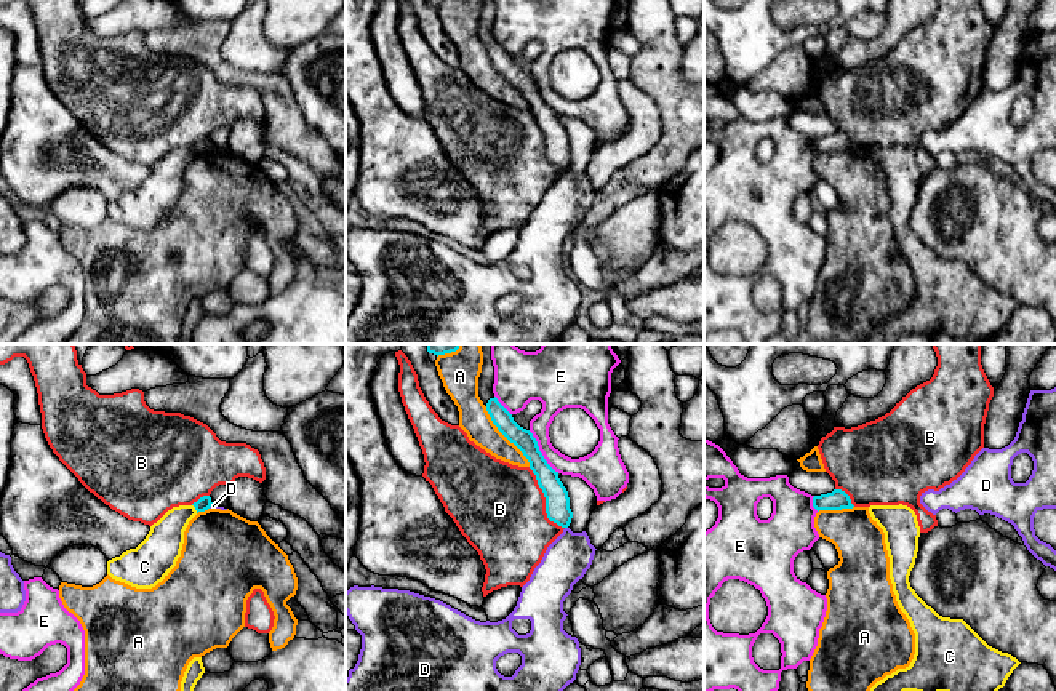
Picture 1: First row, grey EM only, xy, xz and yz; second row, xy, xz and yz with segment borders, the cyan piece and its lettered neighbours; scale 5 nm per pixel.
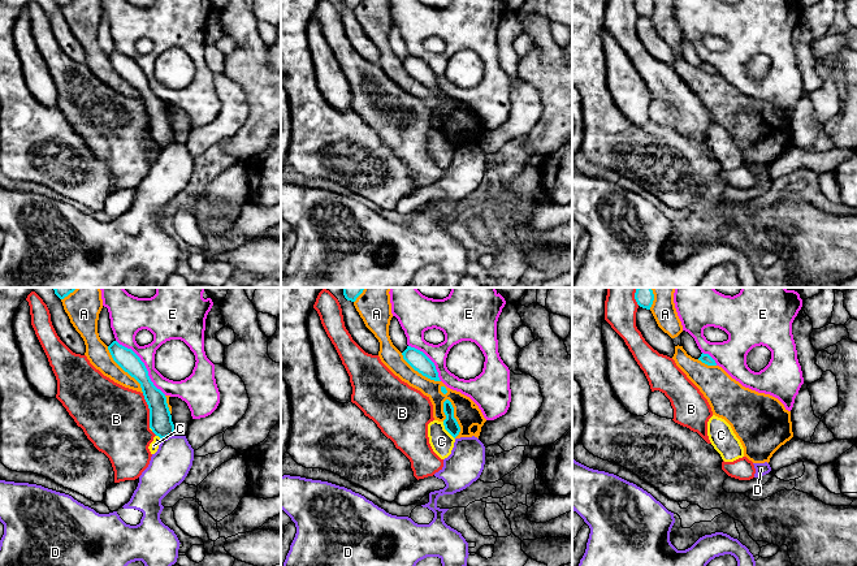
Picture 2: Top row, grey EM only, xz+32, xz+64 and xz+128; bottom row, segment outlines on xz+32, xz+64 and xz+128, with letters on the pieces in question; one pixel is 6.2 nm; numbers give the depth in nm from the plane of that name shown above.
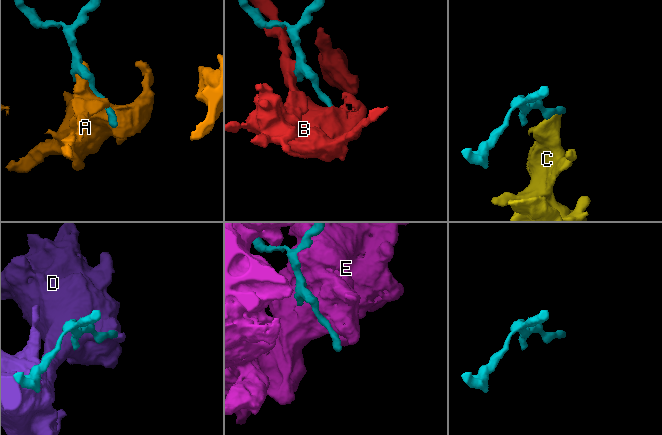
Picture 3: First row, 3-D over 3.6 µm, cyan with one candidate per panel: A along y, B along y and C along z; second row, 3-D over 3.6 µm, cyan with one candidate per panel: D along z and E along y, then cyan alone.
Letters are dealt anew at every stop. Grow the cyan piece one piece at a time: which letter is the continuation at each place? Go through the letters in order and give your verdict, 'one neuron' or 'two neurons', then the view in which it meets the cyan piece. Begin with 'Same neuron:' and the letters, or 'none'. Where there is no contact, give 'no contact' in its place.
Same neuron: none
A: two neurons | xz
B: two neurons | xz
C: two neurons | xy
D: two neurons | xy
E: two neurons | xz

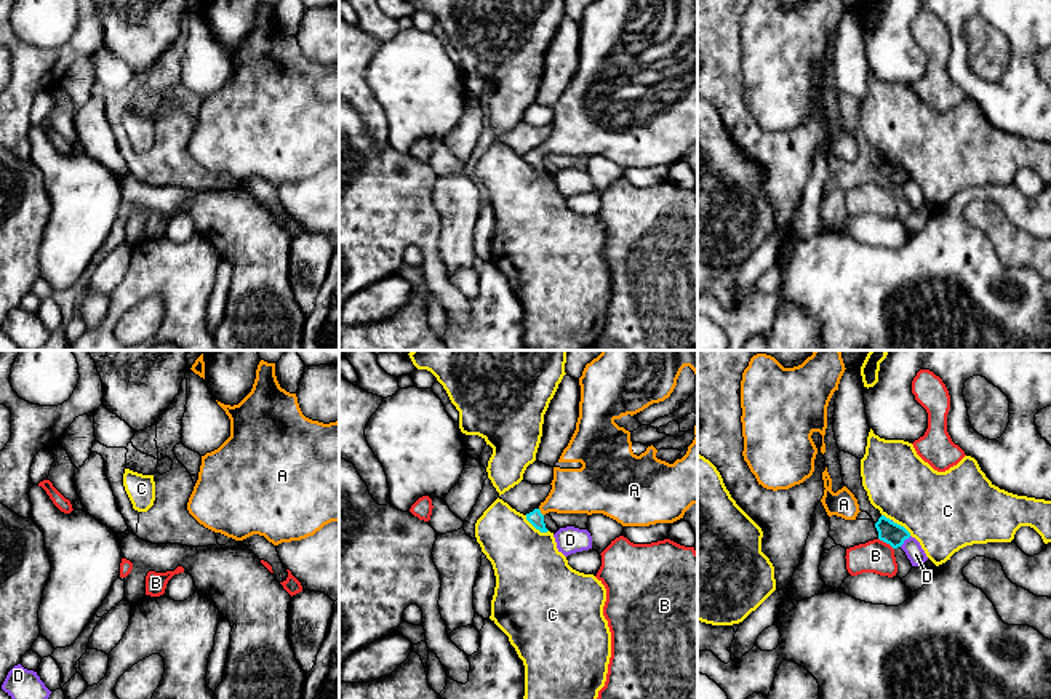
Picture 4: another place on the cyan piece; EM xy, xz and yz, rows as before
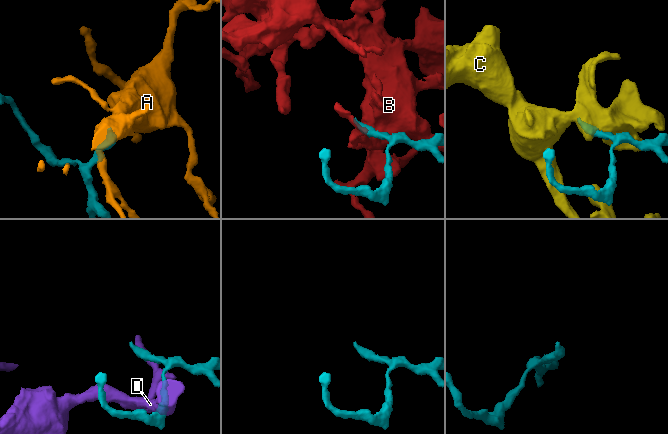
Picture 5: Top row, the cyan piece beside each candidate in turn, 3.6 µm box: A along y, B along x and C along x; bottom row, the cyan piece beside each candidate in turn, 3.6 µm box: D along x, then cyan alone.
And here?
Same neuron: A
A: one neuron | xz
B: two neurons | yz
C: two neurons | xz
D: two neurons | yz

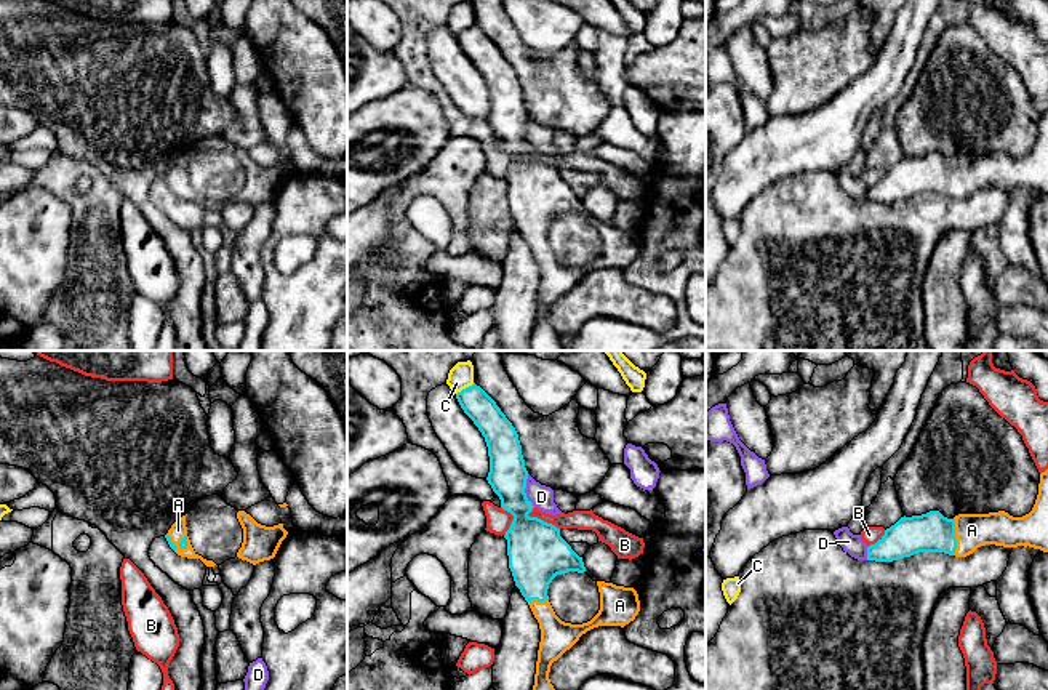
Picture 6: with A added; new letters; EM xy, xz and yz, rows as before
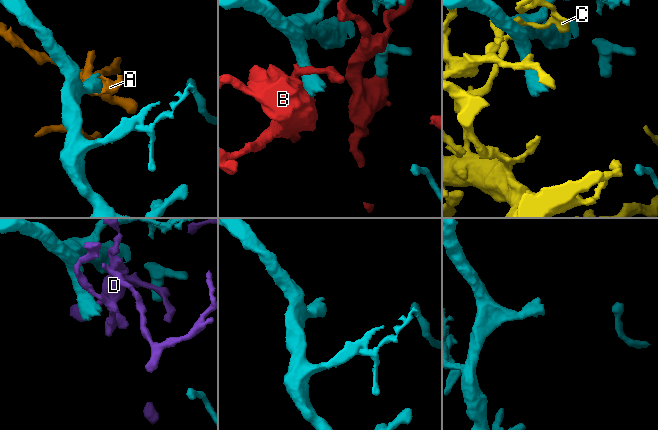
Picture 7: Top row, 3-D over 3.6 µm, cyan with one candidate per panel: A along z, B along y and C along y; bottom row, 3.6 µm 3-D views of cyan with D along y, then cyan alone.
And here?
Same neuron: A
A: one neuron | yz
B: two neurons | xz
C: two neurons | xz
D: two neurons | xz

